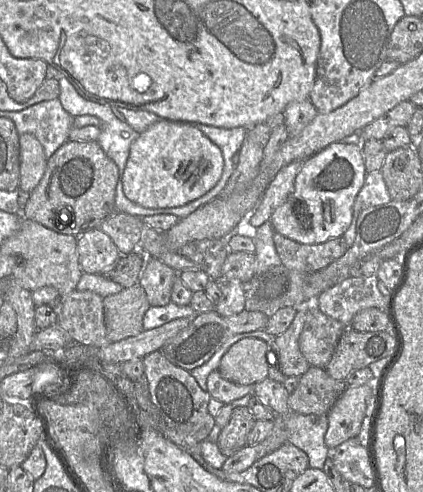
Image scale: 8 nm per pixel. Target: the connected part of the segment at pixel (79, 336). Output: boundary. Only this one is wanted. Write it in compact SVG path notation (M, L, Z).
M77 289L62 298L62 314L58 317L57 325L67 331L74 343L87 346L105 347L111 342L107 337L104 316L104 298L92 291Z

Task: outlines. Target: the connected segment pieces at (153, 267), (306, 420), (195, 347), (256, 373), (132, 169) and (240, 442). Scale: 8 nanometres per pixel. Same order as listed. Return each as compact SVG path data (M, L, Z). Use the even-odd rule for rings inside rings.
M148 257L139 285L144 289L150 306L165 306L171 302L175 277L179 275L161 260Z
M289 412L287 416L280 416L285 418L285 428L287 430L287 442L303 450L309 459L309 466L311 468L323 469L325 461L329 456L329 448L325 444L325 434L328 429L328 415L305 415L294 412Z
M245 309L233 316L221 316L215 310L198 314L186 328L169 339L159 351L174 365L191 371L206 363L230 337L265 329L268 318L262 312Z
M244 338L229 348L217 370L230 382L254 385L268 378L268 351L271 348L264 340Z
M161 119L132 143L123 175L123 191L132 202L146 208L183 206L211 190L219 181L223 167L220 148L197 127Z
M247 406L235 407L228 424L221 429L217 440L221 453L229 457L245 447L247 436L256 421Z

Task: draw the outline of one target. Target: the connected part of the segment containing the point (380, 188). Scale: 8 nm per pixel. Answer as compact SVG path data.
M372 171L366 174L364 185L357 194L352 207L352 220L343 238L348 247L351 247L356 237L356 224L360 212L364 208L379 206L391 200L381 171Z

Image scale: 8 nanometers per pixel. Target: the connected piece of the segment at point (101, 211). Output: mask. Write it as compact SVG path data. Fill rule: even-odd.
M97 141L65 142L49 159L45 173L31 192L21 215L59 234L79 237L84 232L99 228L115 209L119 169ZM62 215L68 215L61 220Z

